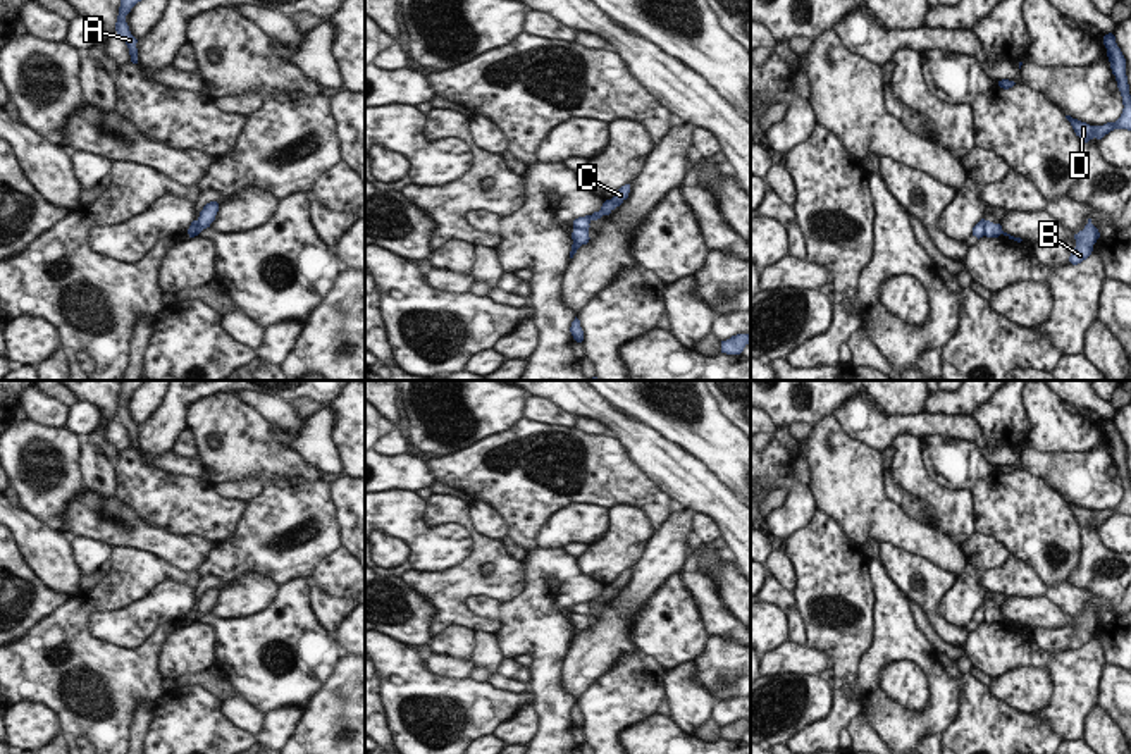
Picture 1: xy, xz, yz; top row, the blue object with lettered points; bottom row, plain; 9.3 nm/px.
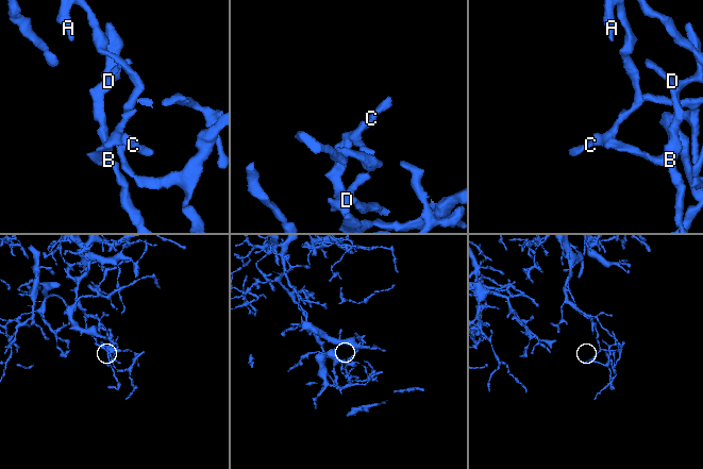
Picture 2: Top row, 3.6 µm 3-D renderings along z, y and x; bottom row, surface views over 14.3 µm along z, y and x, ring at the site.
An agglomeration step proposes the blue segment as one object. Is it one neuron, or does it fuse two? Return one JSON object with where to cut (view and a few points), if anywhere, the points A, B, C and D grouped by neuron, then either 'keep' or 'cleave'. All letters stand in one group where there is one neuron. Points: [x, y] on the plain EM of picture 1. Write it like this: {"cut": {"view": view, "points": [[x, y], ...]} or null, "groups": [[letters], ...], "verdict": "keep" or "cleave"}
{"cut": {"view": "xz", "points": [[574, 613], [587, 617]]}, "groups": [["A", "C"], ["B", "D"]], "verdict": "cleave"}

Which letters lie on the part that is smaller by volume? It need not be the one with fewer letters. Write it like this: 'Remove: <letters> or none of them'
Remove: B, D

